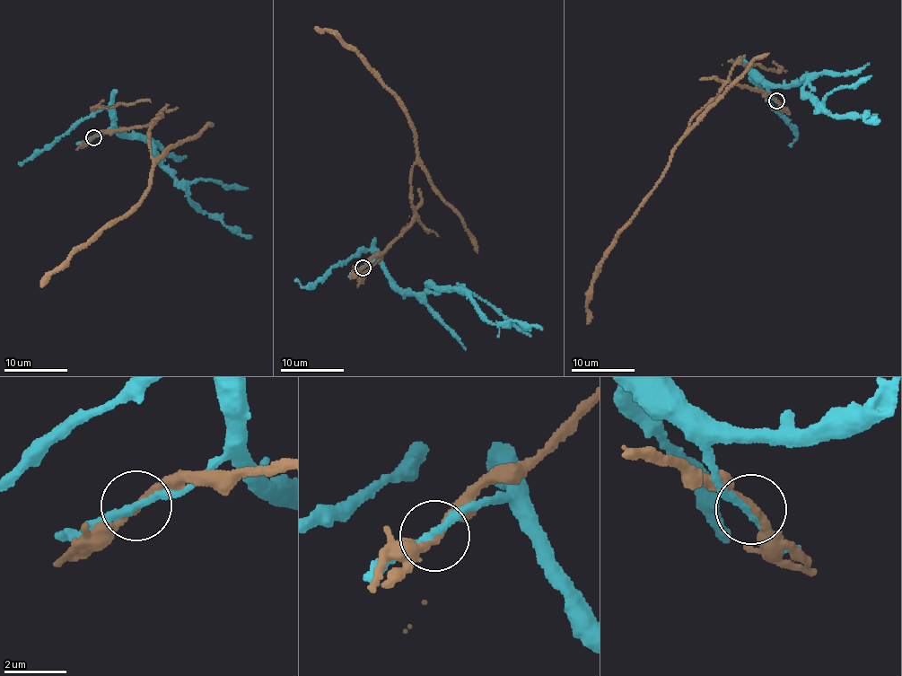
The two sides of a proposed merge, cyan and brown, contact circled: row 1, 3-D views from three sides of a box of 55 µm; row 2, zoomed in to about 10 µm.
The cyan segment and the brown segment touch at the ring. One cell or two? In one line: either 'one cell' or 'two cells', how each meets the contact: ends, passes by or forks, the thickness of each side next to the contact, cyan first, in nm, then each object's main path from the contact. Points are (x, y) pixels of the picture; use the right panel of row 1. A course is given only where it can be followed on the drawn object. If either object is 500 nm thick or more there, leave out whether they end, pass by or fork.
two cells | cyan passes by | brown passes by | 240/240 nm | cyan via (776, 100), (769, 89), (804, 77), (810, 88), (811, 100), (833, 115), (865, 115), (865, 120), (880, 121) | brown via (776, 100), (747, 86), (725, 83), (696, 113), (657, 187), (601, 261), (588, 296), (587, 324)

